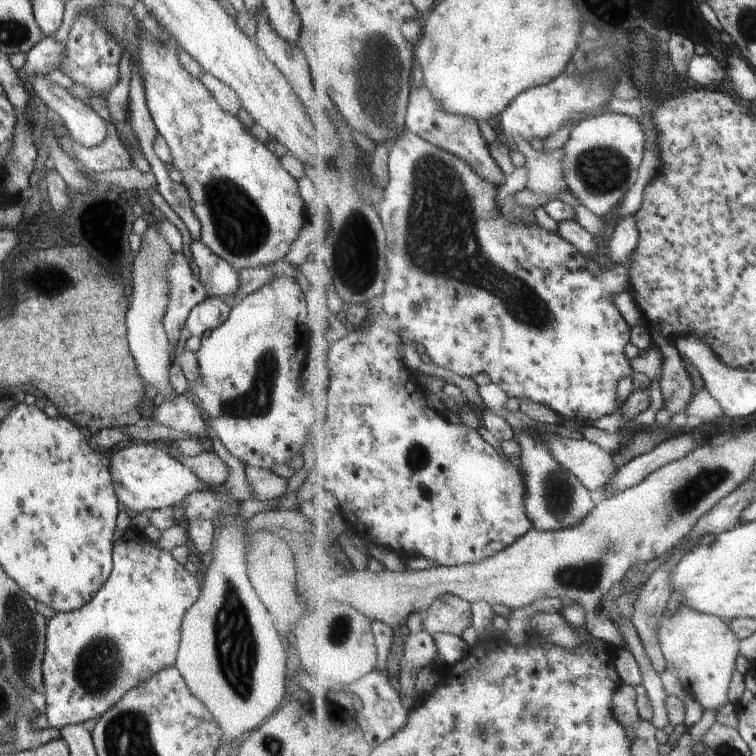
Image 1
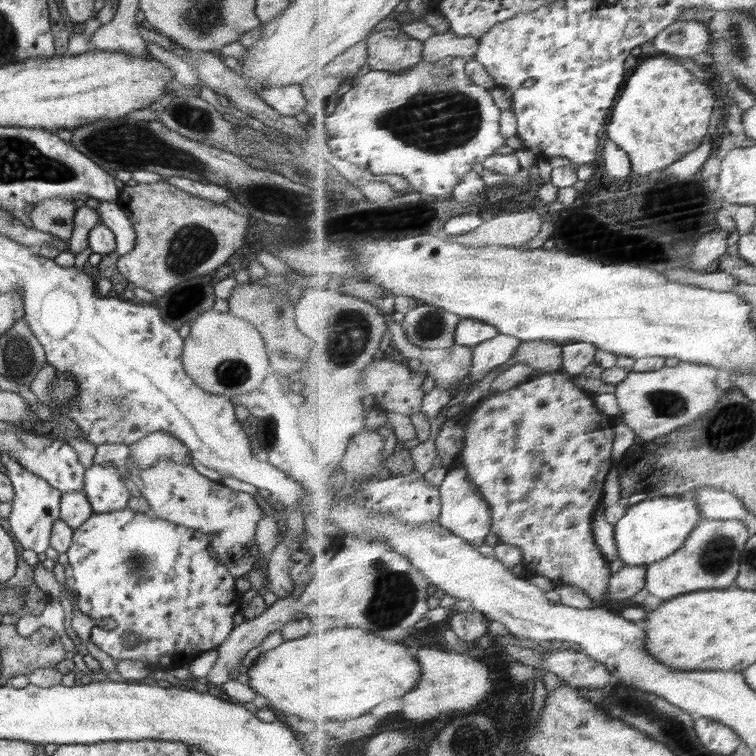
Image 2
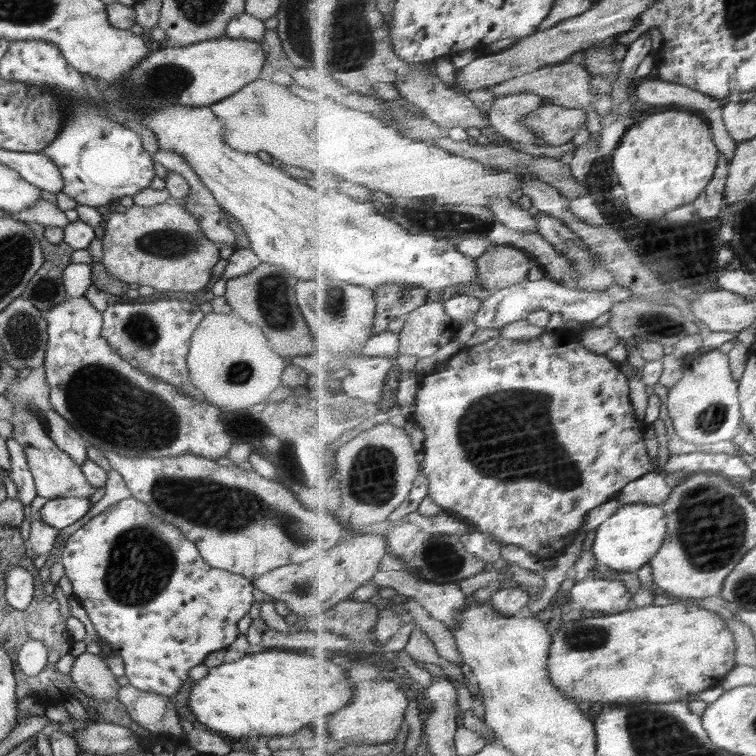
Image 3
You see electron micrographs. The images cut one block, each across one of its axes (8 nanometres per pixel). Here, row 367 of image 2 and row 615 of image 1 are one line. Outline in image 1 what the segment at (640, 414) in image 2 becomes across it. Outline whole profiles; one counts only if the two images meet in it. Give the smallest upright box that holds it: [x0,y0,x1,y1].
[659,604,741,710]

